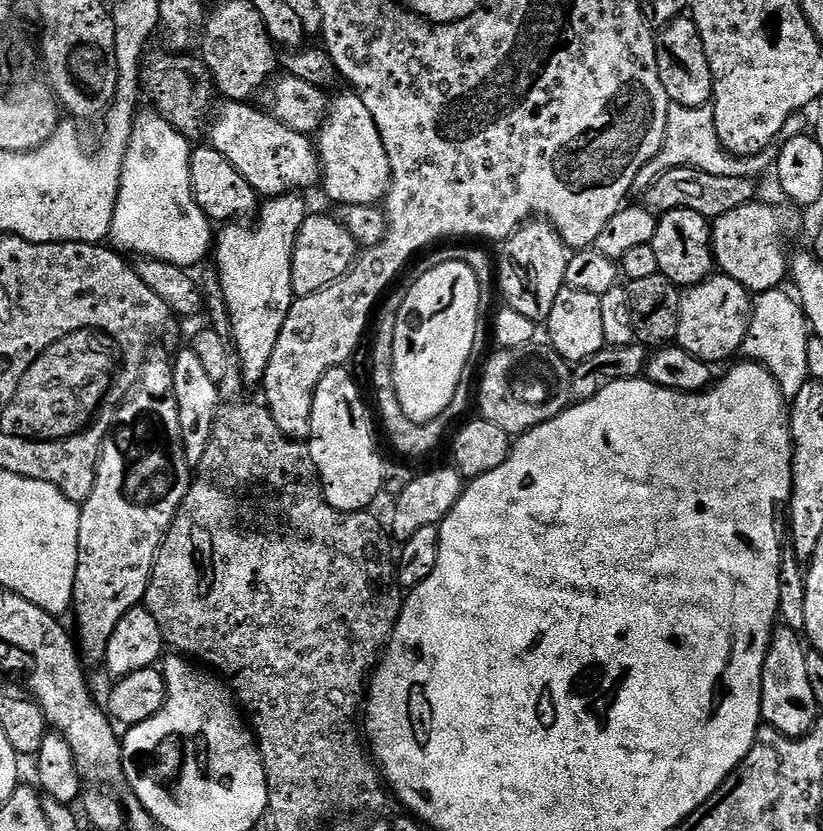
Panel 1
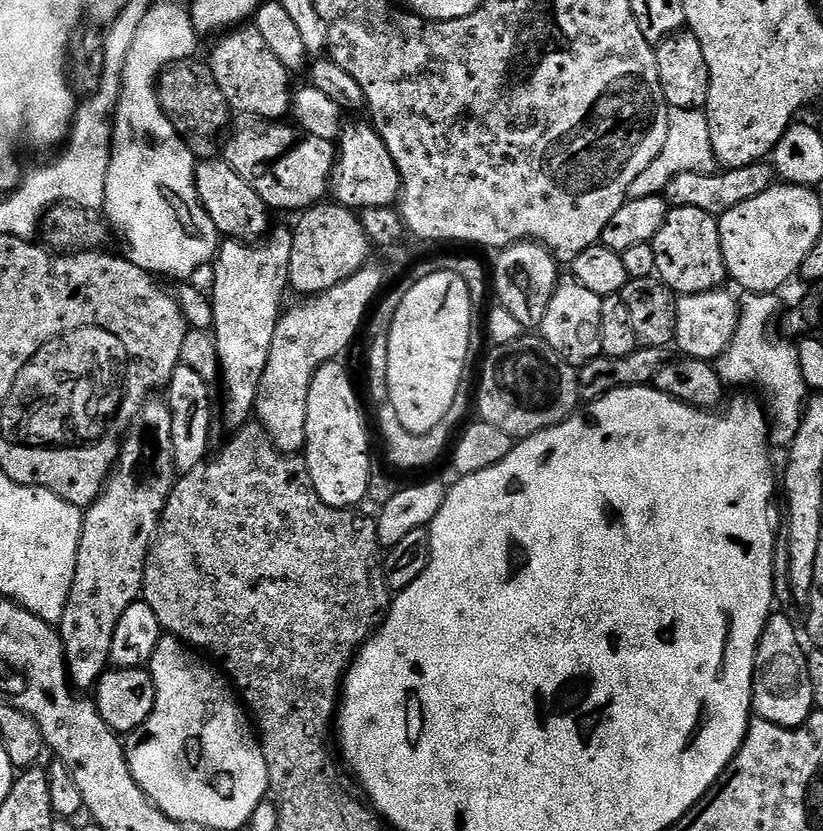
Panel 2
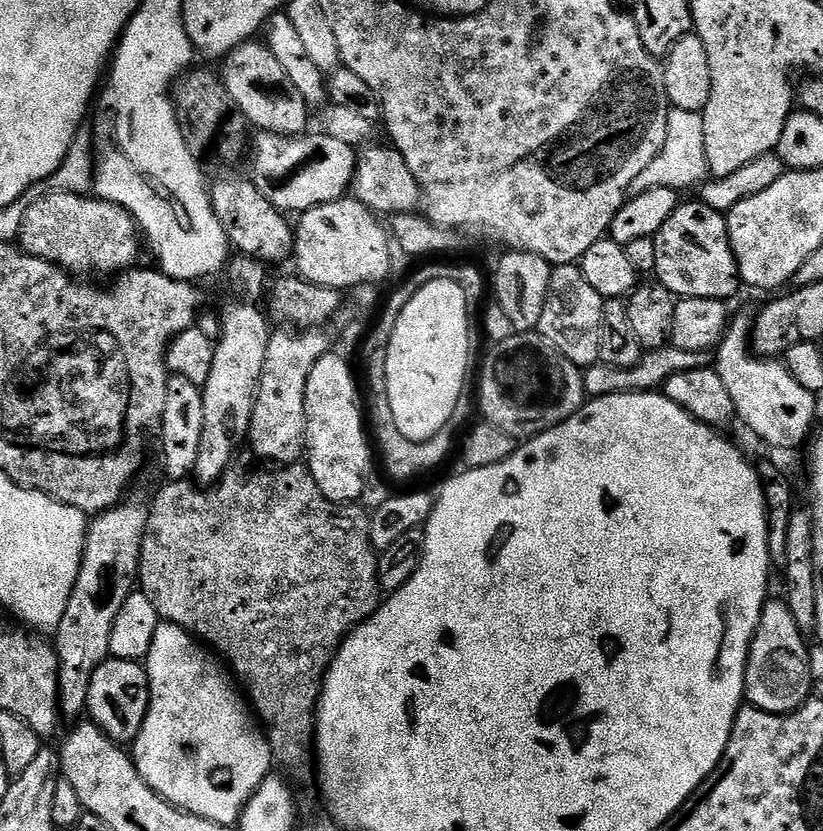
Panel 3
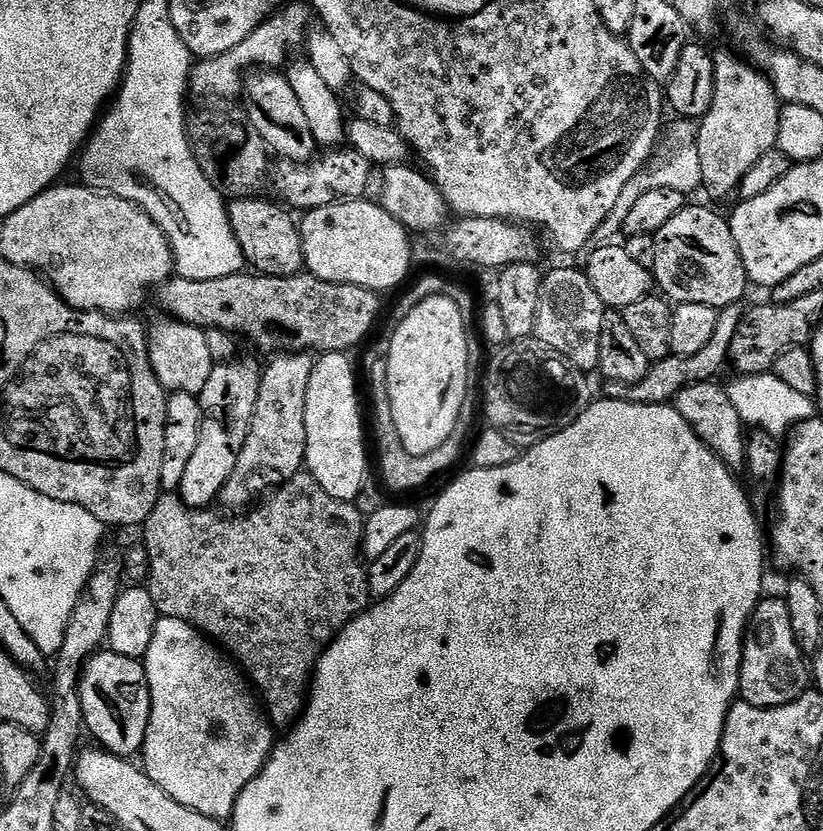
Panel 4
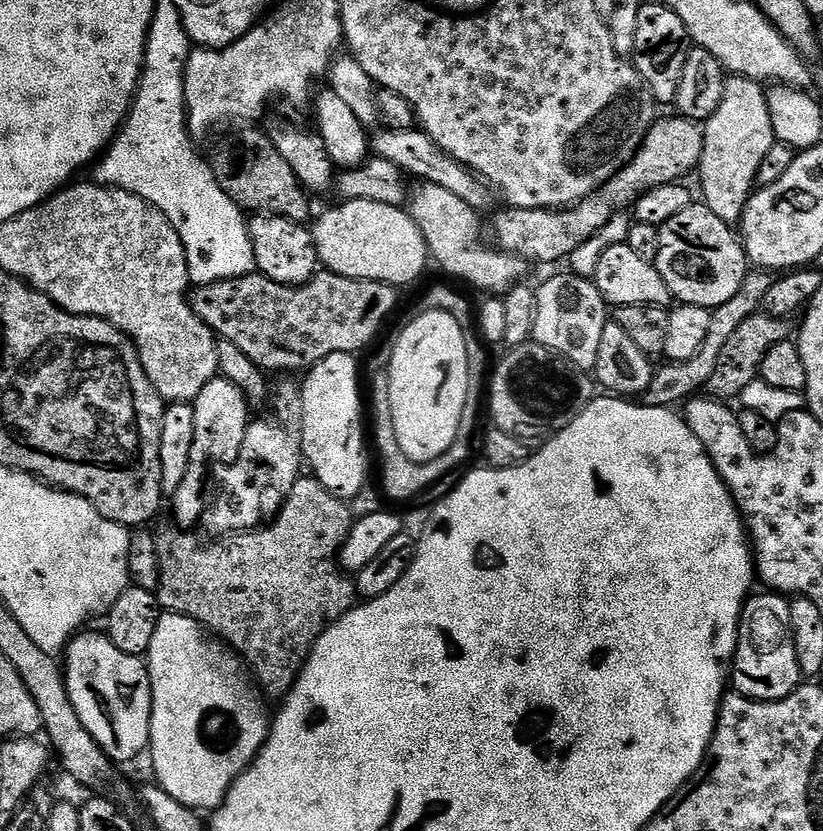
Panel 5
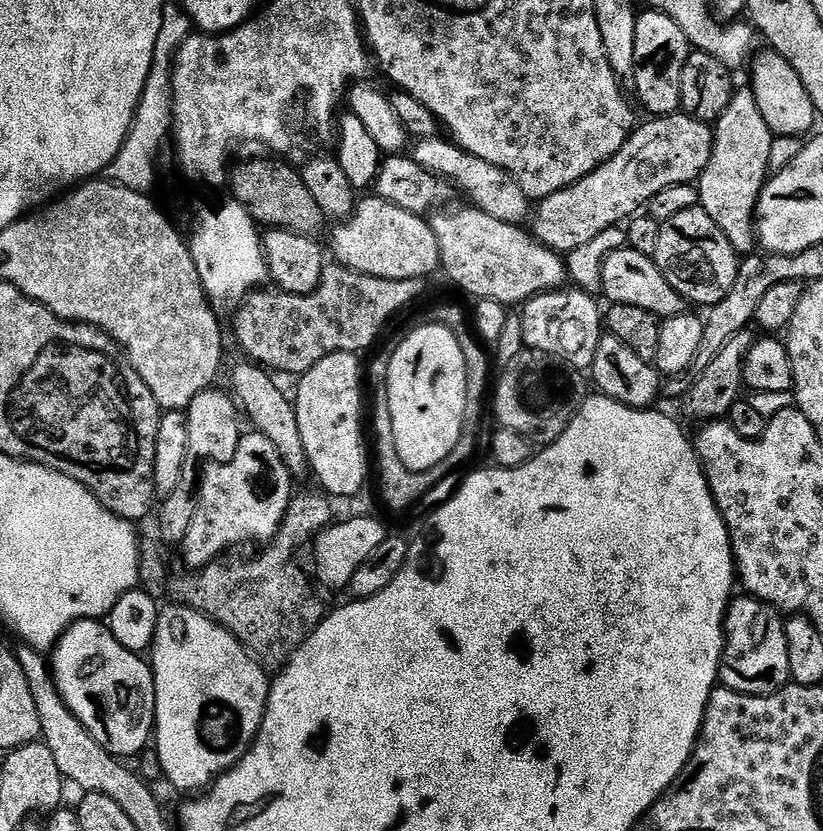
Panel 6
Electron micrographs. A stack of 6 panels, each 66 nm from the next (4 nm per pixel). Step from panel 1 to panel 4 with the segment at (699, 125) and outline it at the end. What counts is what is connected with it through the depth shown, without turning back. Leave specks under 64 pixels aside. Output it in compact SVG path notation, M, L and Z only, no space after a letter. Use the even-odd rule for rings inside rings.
M683 118L674 120L669 130L666 130L666 140L670 142L669 146L665 148L664 152L668 160L658 162L653 161L647 165L642 171L630 178L626 182L625 187L618 194L618 199L614 202L614 207L610 210L610 214L603 220L602 225L595 231L593 236L593 243L595 245L602 245L613 243L624 231L627 215L630 214L632 207L651 189L667 189L678 190L685 196L691 195L691 192L701 189L703 185L701 158L698 155L697 148L697 134L698 128L693 121L688 121Z

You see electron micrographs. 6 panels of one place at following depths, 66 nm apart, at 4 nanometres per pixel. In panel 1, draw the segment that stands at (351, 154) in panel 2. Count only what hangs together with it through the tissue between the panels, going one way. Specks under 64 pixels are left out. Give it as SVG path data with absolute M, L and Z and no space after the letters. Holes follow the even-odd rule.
M345 90L336 101L326 108L324 123L321 124L318 139L314 147L320 158L320 180L324 184L324 192L333 200L333 205L371 204L379 205L384 200L388 185L392 180L390 161L383 149L382 138L378 134L378 126L374 126L374 118L370 110L366 110L366 102L351 90Z

